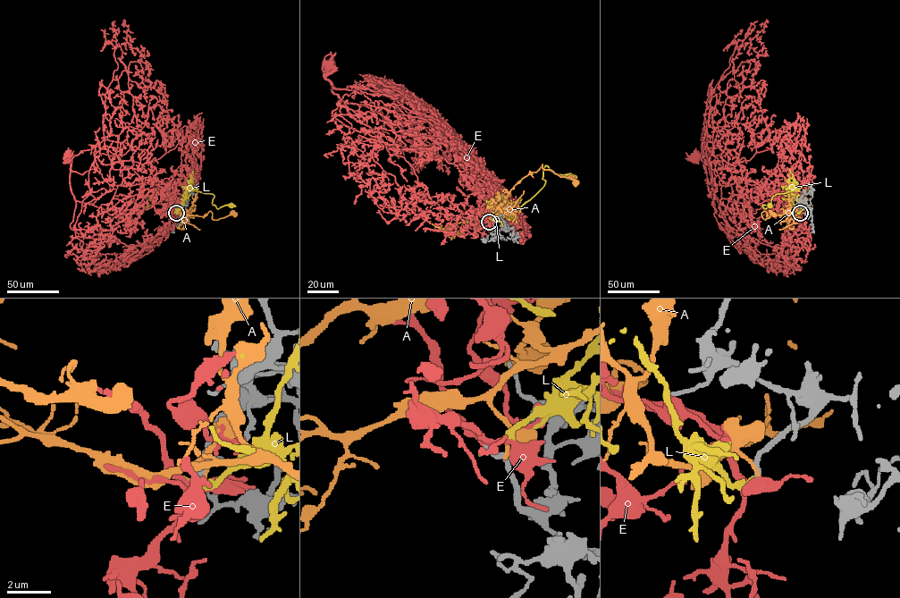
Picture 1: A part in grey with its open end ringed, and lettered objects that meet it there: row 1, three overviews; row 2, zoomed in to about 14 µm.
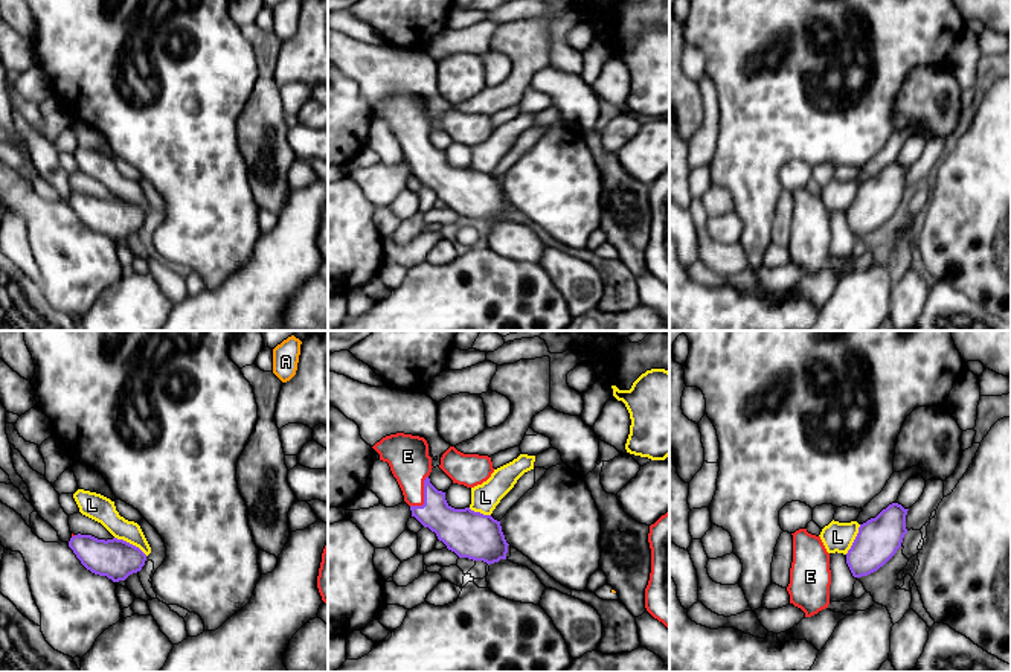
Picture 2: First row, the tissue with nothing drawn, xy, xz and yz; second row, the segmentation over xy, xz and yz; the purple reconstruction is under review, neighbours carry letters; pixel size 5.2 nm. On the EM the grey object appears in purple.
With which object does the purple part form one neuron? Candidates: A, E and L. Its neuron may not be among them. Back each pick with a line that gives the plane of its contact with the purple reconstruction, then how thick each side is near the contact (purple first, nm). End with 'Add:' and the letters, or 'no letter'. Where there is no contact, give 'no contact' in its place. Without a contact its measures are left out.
E: contact in xz; calibres 220 and 220 nm
Add: E

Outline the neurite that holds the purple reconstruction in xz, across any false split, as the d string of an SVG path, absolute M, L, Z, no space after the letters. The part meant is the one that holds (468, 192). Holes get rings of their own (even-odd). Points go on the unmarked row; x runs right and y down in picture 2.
M396 91L383 96L372 107L380 113L380 119L389 122L403 149L404 160L410 165L412 175L435 190L448 209L454 210L459 216L483 219L488 224L506 218L509 203L505 198L500 180L491 174L474 171L470 166L451 166L445 158L445 151L438 149L430 142L428 134L433 125L432 116L428 114L428 102L424 96Z

